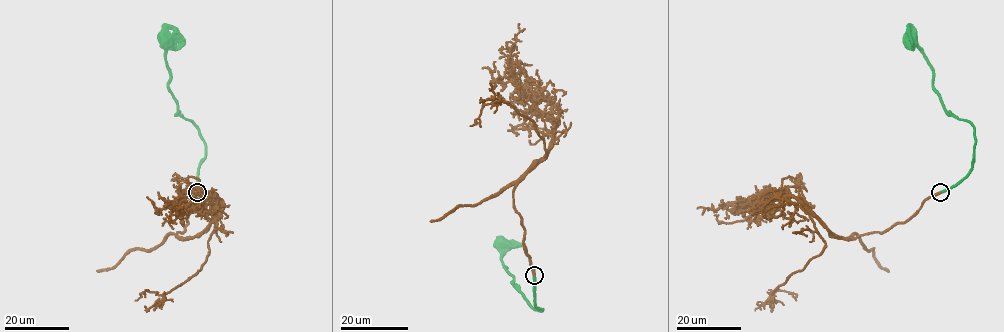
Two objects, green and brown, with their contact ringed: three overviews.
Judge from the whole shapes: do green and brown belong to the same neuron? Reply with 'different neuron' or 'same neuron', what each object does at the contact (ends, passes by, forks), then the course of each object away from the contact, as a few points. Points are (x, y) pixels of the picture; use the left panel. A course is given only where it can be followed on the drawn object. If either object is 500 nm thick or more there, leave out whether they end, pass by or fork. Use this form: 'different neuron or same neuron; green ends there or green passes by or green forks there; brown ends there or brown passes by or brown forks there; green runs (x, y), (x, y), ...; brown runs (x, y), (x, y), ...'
same neuron; green ends there; brown ends there; green runs (196, 192), (205, 144), (199, 128), (177, 112), (168, 85), (170, 68), (161, 41), (164, 40); brown runs (196, 192), (185, 229), (177, 235), (196, 237), (214, 216), (207, 260), (168, 292), (143, 291), (135, 300)

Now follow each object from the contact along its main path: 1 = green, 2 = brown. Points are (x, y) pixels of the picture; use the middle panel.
1: (533, 274), (535, 305), (543, 310), (529, 304), (513, 282), (502, 262), (502, 250), (497, 245), (500, 244)
2: (533, 274), (513, 191), (552, 140), (545, 155), (534, 123), (504, 102), (484, 105), (470, 126)

